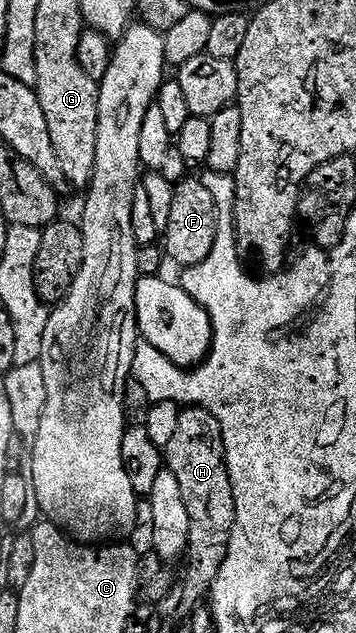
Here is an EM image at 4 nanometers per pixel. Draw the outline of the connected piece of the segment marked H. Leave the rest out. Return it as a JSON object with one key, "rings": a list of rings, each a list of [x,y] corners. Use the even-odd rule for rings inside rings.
{"rings":[[[188,406],[180,410],[177,433],[165,448],[165,463],[177,477],[185,509],[189,509],[189,541],[185,556],[187,576],[184,579],[182,576],[178,595],[180,594],[180,609],[184,613],[190,613],[202,604],[199,603],[202,599],[204,602],[210,596],[227,556],[227,546],[235,524],[235,498],[227,472],[227,456],[223,454],[223,434],[217,417],[213,417],[213,413],[203,407]]]}

